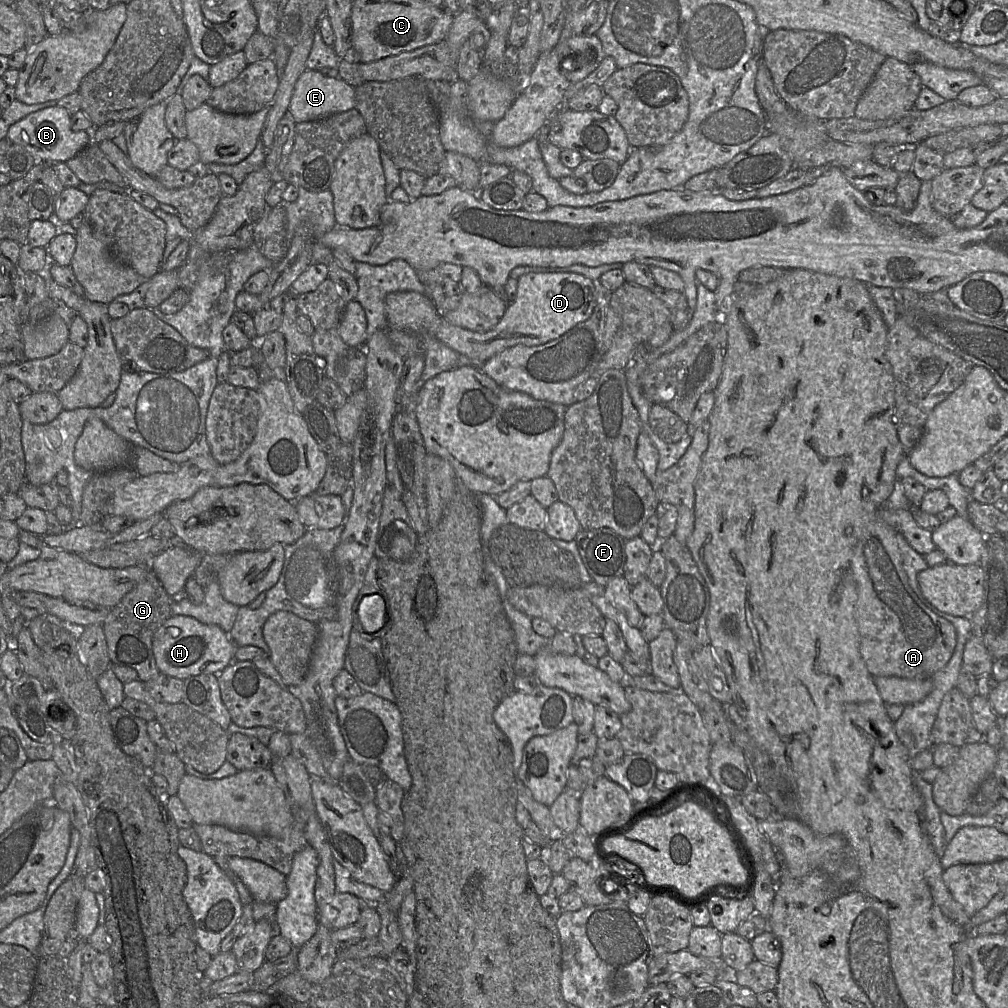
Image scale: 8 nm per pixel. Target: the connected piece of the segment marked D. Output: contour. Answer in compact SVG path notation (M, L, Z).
M529 272L517 279L517 294L510 302L498 324L490 331L479 333L450 324L439 315L432 301L424 294L415 291L389 293L384 301L385 314L390 328L409 331L415 334L429 334L459 353L462 358L474 363L484 363L507 348L516 345L539 346L554 340L580 322L586 321L593 313L596 304L594 282L573 272Z

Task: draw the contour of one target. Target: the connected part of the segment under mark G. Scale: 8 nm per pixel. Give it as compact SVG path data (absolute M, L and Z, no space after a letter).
M149 570L145 578L110 610L102 626L112 665L134 669L143 683L161 674L156 665L152 642L156 630L173 615L173 601L174 598L165 591L156 574Z

